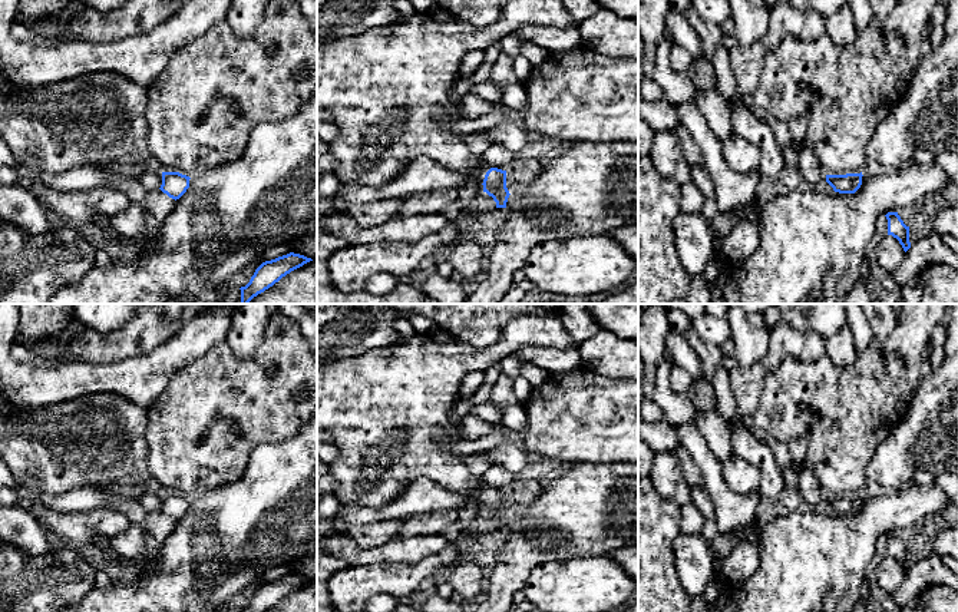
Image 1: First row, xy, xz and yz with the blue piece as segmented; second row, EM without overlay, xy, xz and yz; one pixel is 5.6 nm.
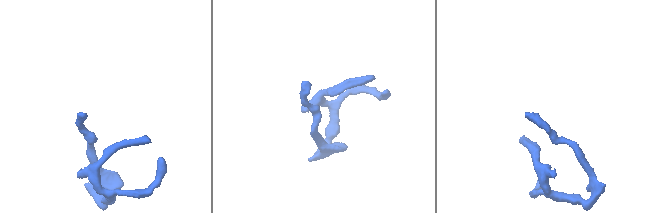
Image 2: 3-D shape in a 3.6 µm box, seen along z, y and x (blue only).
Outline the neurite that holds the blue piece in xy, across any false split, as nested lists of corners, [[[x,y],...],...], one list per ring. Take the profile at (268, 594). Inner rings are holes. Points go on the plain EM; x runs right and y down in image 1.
[[[290,573],[271,582],[265,582],[255,591],[250,603],[245,608],[241,608],[240,611],[265,612],[275,603],[278,603],[283,598],[310,582],[313,580],[294,573]]]

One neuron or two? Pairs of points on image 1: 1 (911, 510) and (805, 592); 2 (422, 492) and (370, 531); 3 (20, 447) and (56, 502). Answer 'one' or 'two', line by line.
1: one
2: two
3: two

